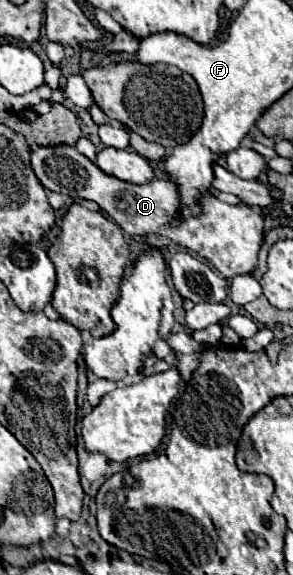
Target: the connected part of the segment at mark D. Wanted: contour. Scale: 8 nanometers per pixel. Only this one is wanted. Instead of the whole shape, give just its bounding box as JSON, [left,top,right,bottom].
[32,146,264,280]

